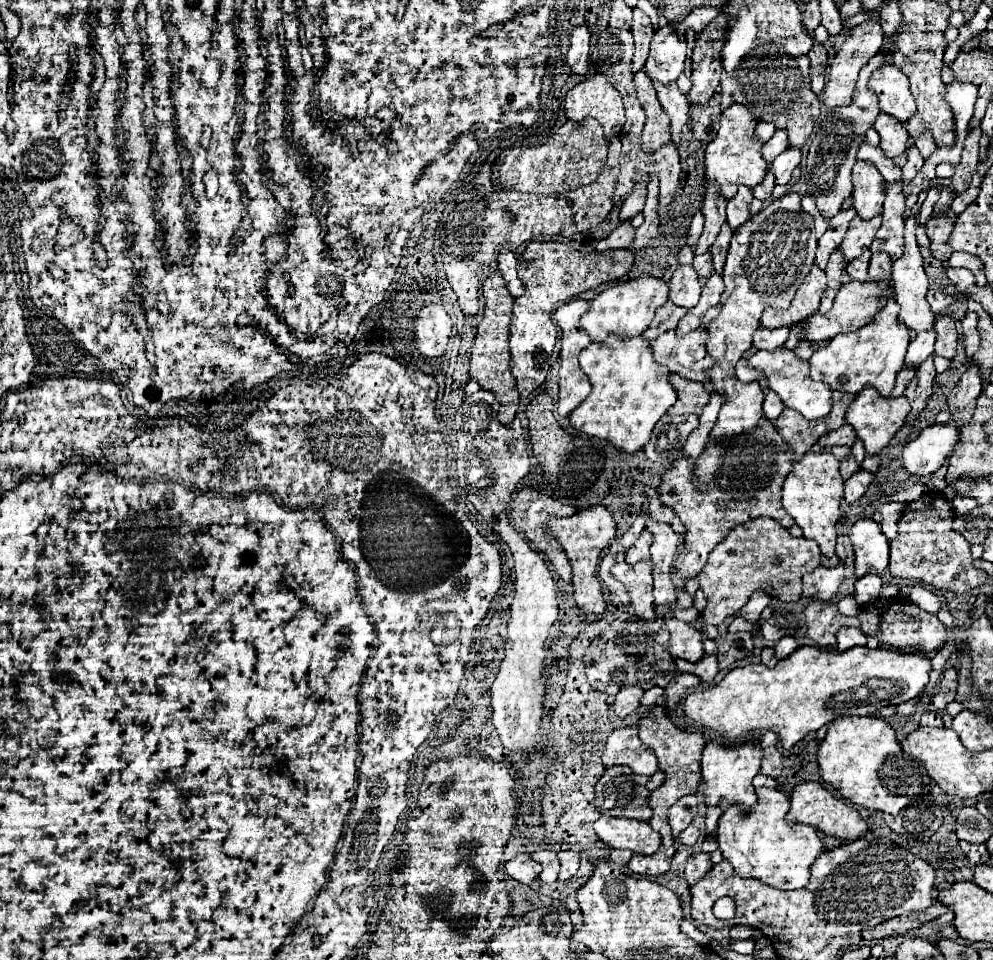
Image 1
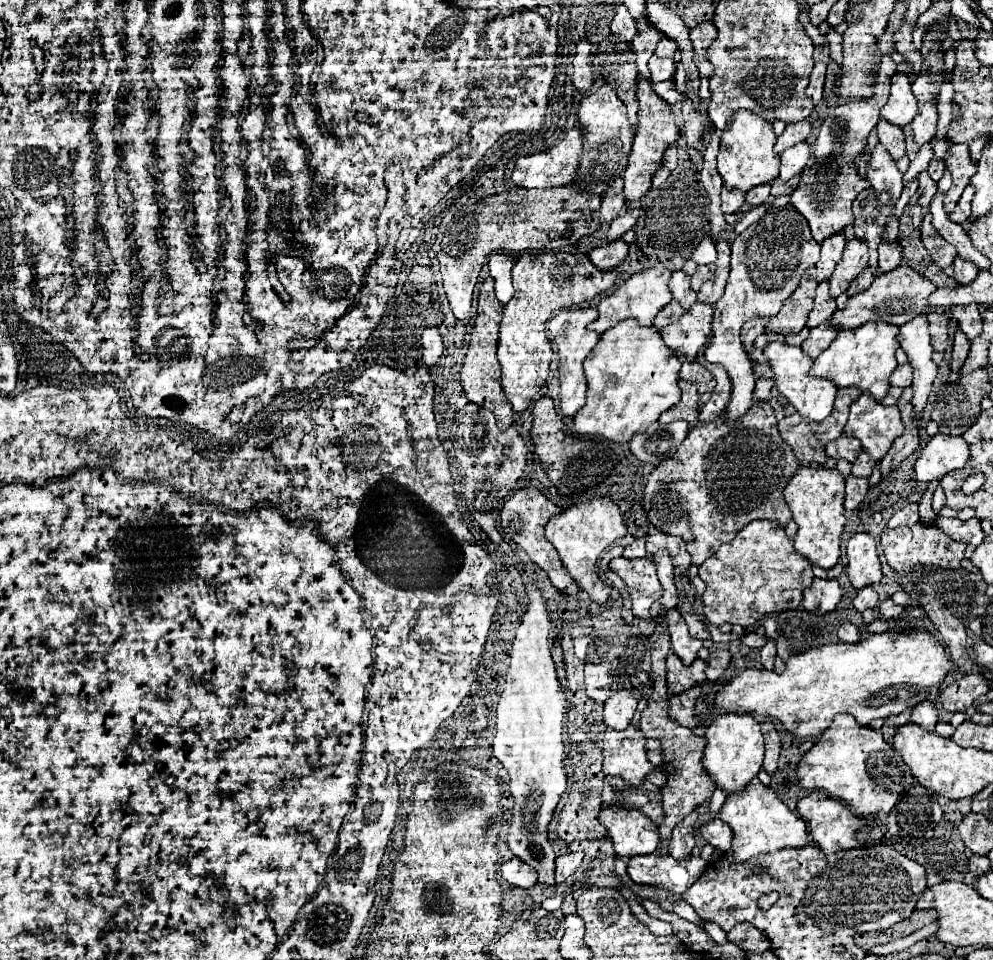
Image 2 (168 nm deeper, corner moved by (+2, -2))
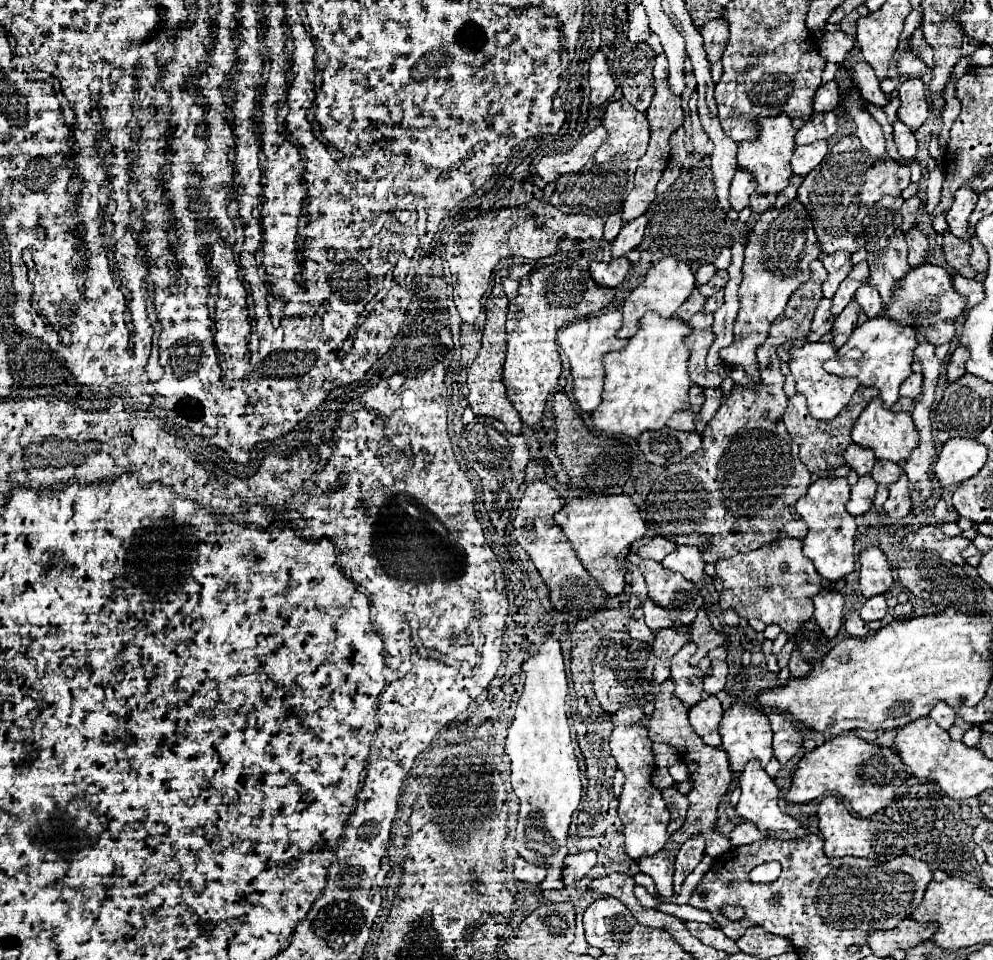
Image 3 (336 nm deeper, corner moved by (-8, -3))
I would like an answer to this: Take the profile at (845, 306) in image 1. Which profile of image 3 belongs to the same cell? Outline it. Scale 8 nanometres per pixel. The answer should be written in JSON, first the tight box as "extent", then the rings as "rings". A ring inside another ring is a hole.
{"extent":[882,263,966,331],"rings":[[[924,263],[920,267],[910,269],[906,277],[896,281],[894,291],[890,295],[890,303],[882,307],[882,315],[896,323],[910,325],[922,331],[928,325],[934,325],[938,321],[954,321],[958,315],[964,313],[964,305],[966,305],[966,299],[960,297],[952,287],[952,279],[948,271],[944,267]]]}

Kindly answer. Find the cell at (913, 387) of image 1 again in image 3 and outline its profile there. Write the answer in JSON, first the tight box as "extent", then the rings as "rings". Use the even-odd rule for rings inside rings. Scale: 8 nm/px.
{"extent":[884,471,912,523],"rings":[[[902,471],[900,479],[892,483],[890,487],[890,497],[884,503],[884,511],[892,517],[892,523],[902,519],[910,509],[912,509],[912,499],[910,499],[910,489],[908,489],[908,477]]]}

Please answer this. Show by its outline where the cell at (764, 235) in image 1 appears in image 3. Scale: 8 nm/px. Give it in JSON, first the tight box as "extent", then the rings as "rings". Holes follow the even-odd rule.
{"extent":[720,199,824,381],"rings":[[[798,199],[782,209],[772,207],[760,215],[744,249],[744,277],[738,289],[740,311],[734,323],[734,341],[730,347],[720,349],[720,359],[728,367],[742,367],[752,381],[760,381],[756,347],[766,339],[770,323],[782,315],[790,295],[810,279],[810,263],[820,259],[820,255],[824,255],[824,251],[820,249],[812,221]]]}

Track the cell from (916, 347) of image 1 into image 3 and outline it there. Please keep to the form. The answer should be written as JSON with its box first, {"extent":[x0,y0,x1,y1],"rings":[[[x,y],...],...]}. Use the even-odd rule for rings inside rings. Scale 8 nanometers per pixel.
{"extent":[900,373,922,399],"rings":[[[912,373],[912,375],[900,385],[900,395],[902,395],[902,397],[916,399],[916,397],[920,395],[920,387],[922,387],[922,373]]]}

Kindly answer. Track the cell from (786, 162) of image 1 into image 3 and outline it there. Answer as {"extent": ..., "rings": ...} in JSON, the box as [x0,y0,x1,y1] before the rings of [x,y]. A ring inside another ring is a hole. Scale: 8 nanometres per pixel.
{"extent":[792,141,828,177],"rings":[[[816,141],[804,147],[796,147],[792,153],[792,171],[794,175],[802,175],[806,177],[808,171],[812,171],[816,165],[820,165],[820,161],[824,159],[824,155],[828,153],[828,143],[826,141]]]}

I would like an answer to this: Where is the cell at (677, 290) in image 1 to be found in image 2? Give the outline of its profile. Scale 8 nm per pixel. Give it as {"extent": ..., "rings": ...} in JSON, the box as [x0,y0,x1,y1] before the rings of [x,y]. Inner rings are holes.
{"extent":[670,270,696,310],"rings":[[[682,270],[672,274],[672,278],[670,278],[670,292],[672,292],[674,300],[678,300],[682,304],[684,310],[690,310],[692,304],[696,302],[696,292],[690,288],[690,276],[684,274]]]}

